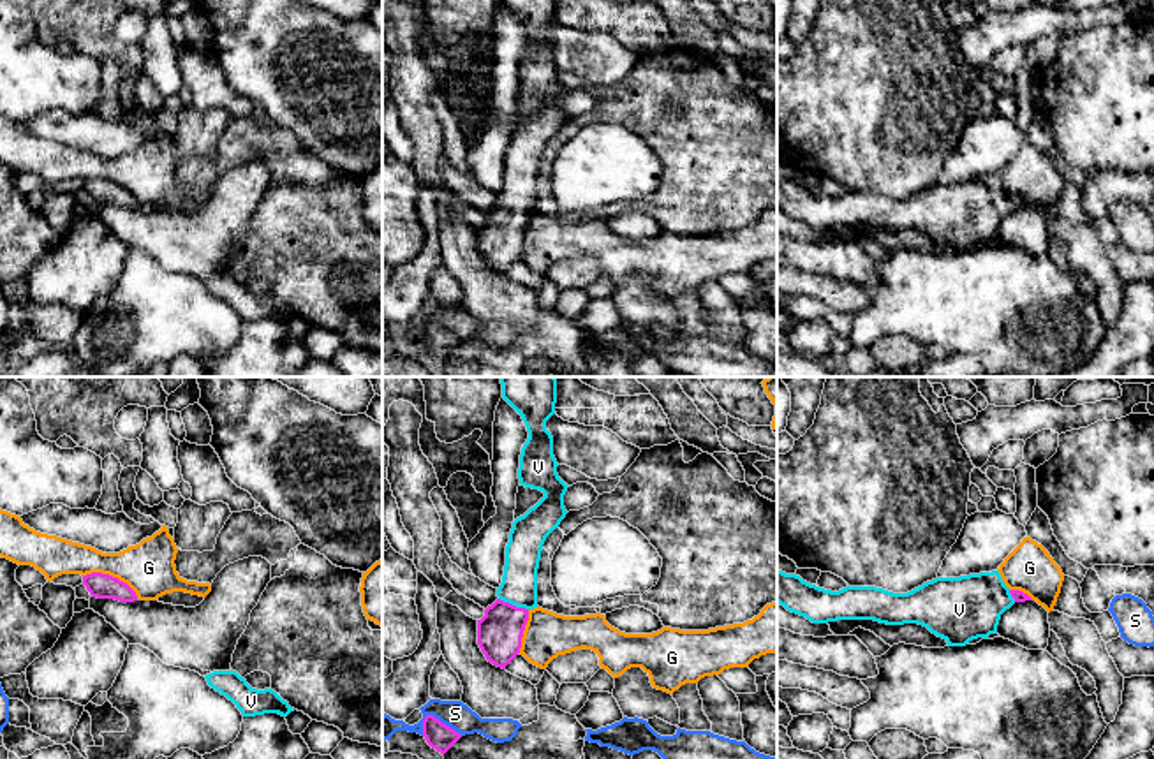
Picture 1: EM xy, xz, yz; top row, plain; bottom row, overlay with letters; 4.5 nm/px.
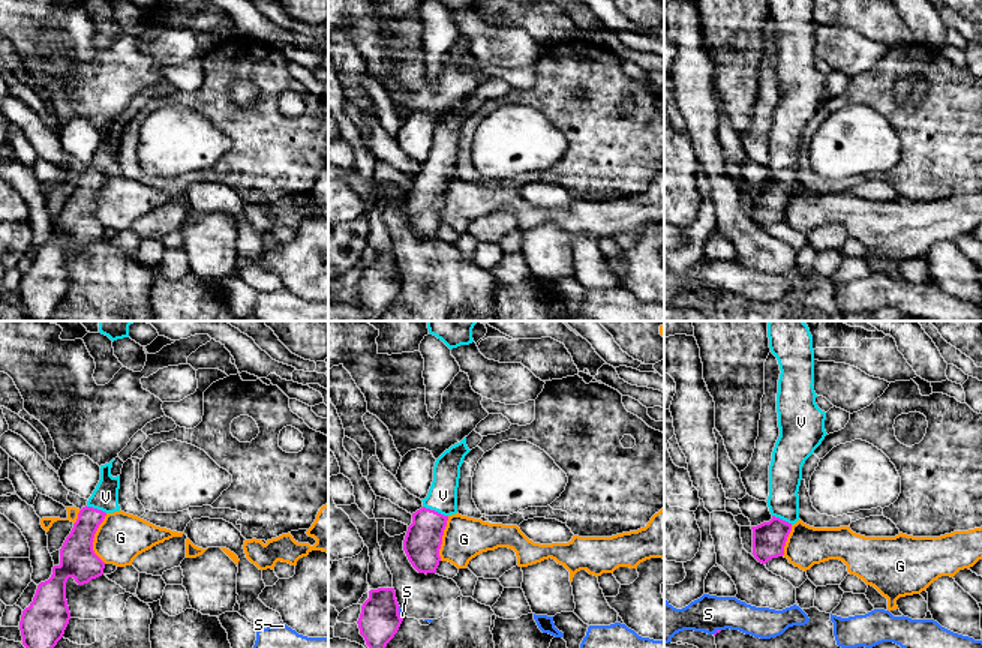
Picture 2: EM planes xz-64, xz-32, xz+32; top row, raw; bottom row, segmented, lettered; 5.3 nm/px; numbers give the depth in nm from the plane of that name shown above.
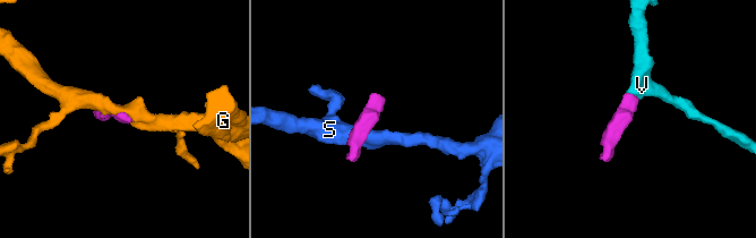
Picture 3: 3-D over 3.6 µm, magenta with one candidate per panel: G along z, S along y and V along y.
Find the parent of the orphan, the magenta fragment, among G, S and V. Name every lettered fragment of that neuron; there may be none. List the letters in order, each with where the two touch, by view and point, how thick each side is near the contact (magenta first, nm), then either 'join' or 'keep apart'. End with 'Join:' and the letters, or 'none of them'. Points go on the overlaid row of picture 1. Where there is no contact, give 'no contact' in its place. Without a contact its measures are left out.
G: xy (111, 576) | 120/240 nm | keep apart
S: xz (441, 722) | 120/120 nm | keep apart
V: xz (511, 604) | 200/170 nm | join
Join: V

